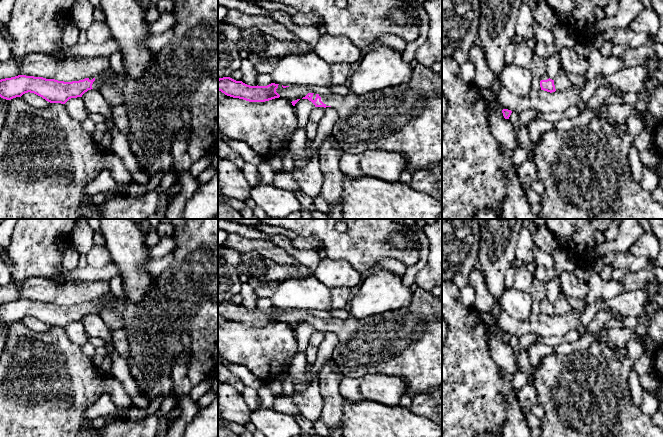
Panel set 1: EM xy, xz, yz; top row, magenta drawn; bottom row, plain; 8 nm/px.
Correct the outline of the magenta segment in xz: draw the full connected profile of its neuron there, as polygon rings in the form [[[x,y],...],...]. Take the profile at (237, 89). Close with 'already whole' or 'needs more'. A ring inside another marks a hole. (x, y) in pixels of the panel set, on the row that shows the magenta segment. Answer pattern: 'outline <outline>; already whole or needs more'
outline [[[230,77],[218,79],[218,90],[227,96],[243,99],[249,102],[265,102],[280,95],[276,92],[279,84],[271,83],[267,86],[250,86],[242,81]]]; already whole

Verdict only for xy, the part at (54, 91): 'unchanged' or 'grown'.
grown

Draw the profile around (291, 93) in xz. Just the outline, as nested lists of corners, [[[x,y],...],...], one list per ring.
[[[278,85],[276,92],[280,95],[280,98],[285,98],[290,102],[302,99],[308,93],[313,93],[311,87],[307,85],[294,85],[286,88],[283,88],[282,85]]]

